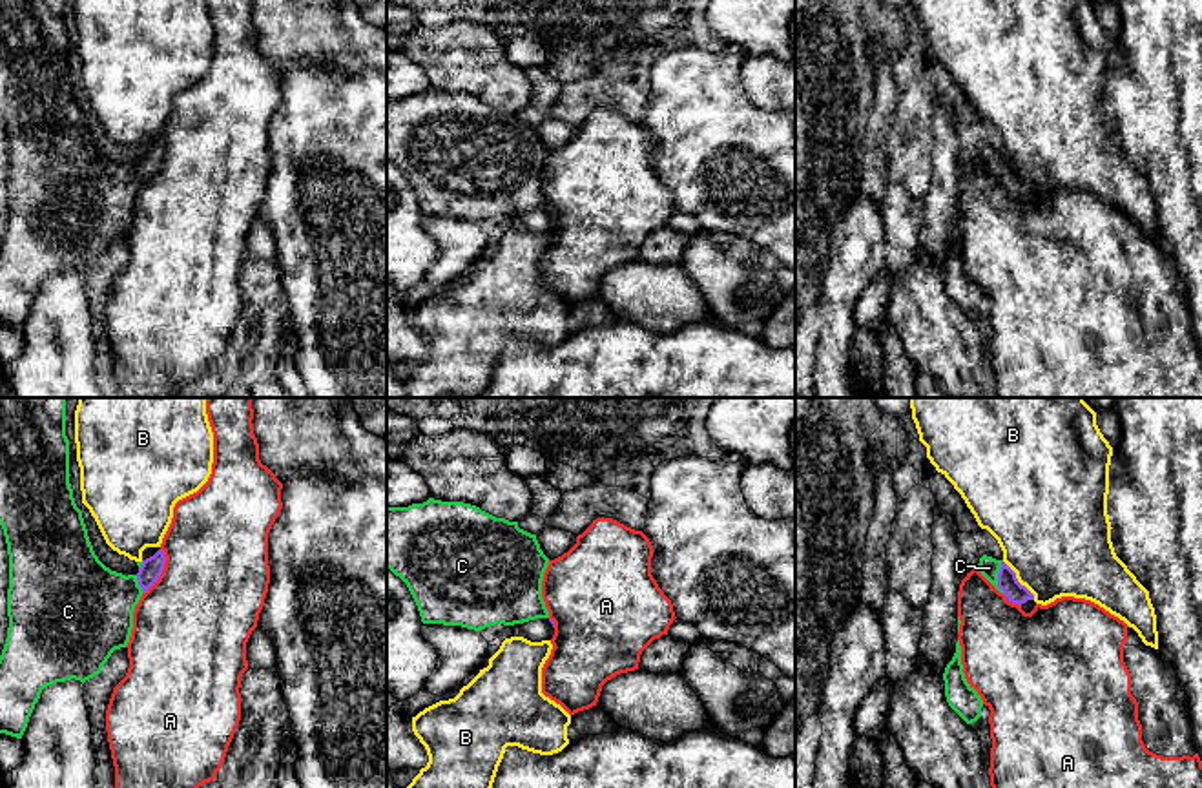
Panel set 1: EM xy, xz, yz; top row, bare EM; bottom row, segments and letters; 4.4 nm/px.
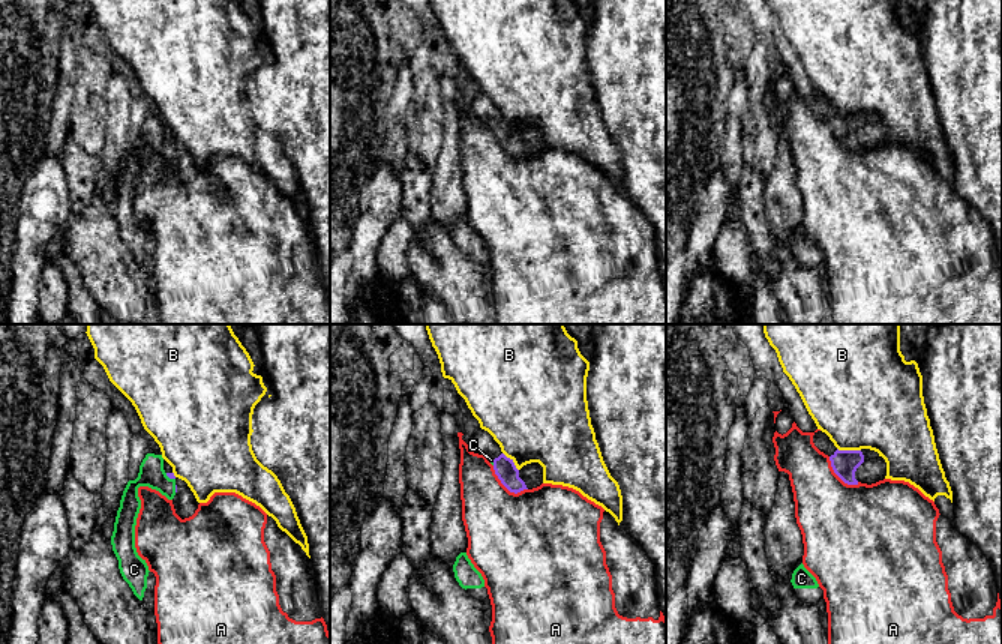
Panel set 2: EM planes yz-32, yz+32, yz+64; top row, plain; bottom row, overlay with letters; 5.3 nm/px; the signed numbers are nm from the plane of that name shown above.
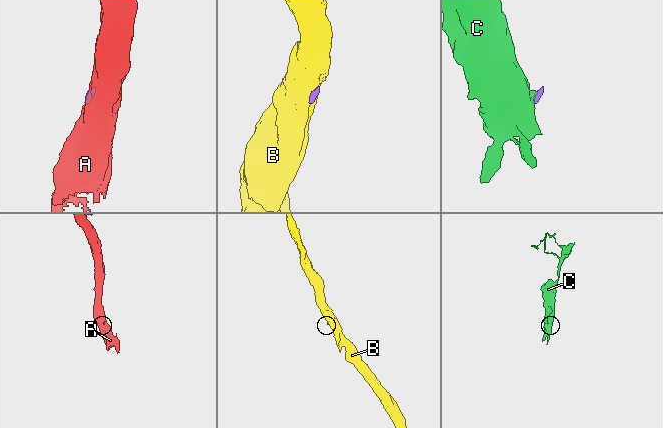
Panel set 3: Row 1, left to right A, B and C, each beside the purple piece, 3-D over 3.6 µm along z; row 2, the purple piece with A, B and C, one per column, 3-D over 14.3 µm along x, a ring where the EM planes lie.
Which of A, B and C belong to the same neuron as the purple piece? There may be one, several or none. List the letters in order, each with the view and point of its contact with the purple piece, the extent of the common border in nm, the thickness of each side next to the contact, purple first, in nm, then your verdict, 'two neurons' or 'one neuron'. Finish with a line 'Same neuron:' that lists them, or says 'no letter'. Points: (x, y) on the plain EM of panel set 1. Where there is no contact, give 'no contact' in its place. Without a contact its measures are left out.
A: xy (161, 163) | 220 nm | 100/480 nm | two neurons
B: yz (1016, 172) | 220 nm | 90/460 nm | two neurons
C: yz (998, 168) | 150 nm | 90/90 nm | one neuron
Same neuron: C

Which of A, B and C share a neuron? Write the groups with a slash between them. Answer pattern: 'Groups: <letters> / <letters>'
Groups: A / B / C

